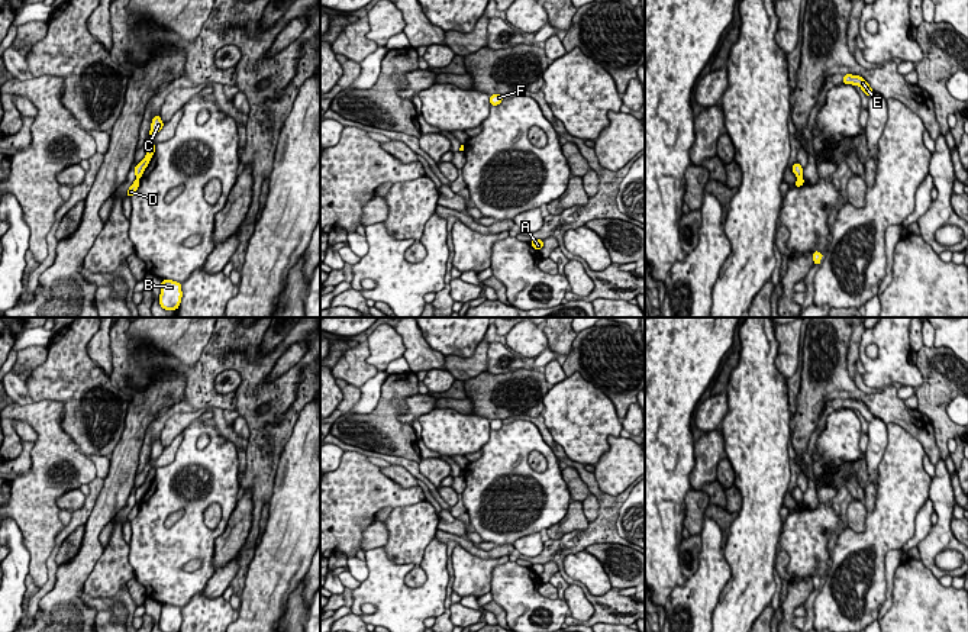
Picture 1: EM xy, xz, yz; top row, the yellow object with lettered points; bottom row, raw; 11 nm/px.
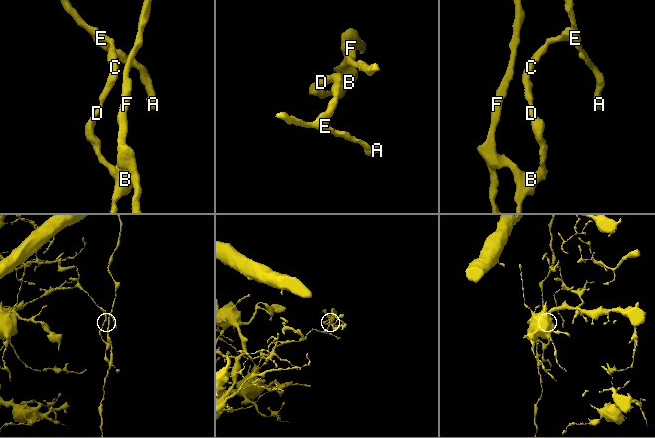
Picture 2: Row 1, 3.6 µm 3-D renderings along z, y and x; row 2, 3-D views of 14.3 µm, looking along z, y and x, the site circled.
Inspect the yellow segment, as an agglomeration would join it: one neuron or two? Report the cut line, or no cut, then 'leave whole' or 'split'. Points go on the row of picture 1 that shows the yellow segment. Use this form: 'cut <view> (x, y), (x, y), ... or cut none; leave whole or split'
cut yz (797, 177), (802, 179); split

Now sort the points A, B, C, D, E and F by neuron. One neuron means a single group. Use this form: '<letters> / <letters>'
A C E / B D F

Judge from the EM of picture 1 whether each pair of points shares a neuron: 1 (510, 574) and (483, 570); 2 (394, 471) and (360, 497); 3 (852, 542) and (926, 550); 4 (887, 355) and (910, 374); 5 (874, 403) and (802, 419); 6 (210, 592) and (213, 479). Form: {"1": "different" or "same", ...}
{"1": "different", "2": "different", "3": "different", "4": "same", "5": "same", "6": "different"}

